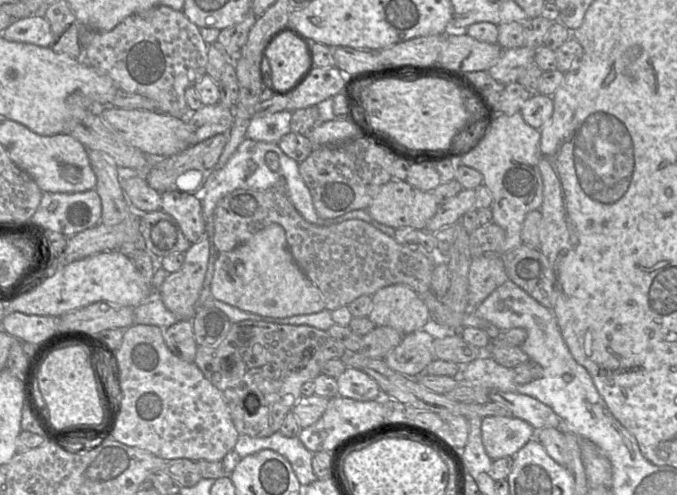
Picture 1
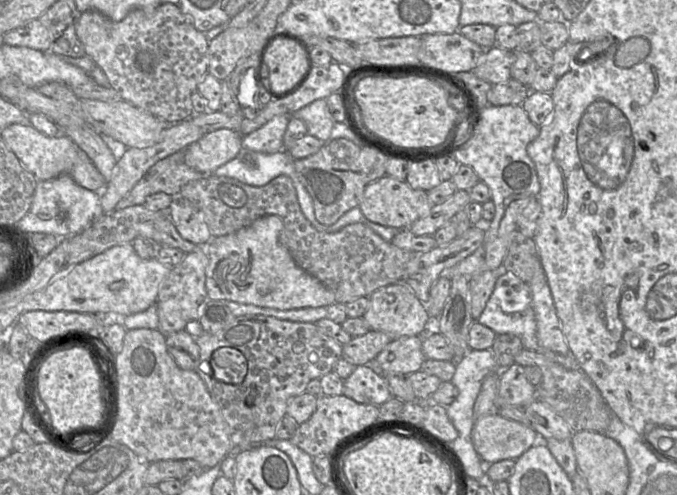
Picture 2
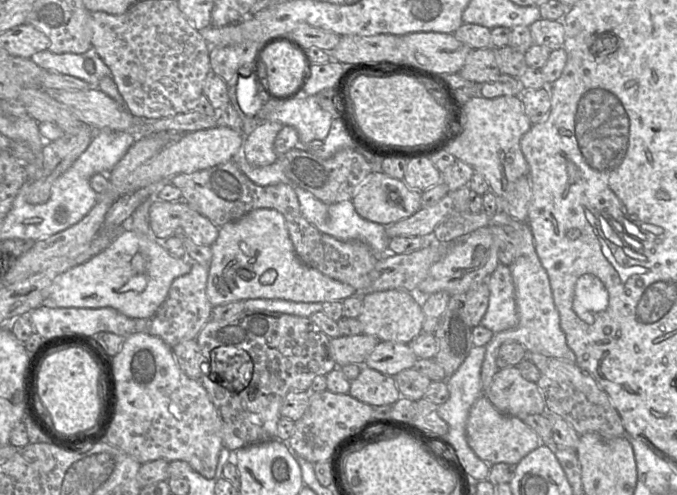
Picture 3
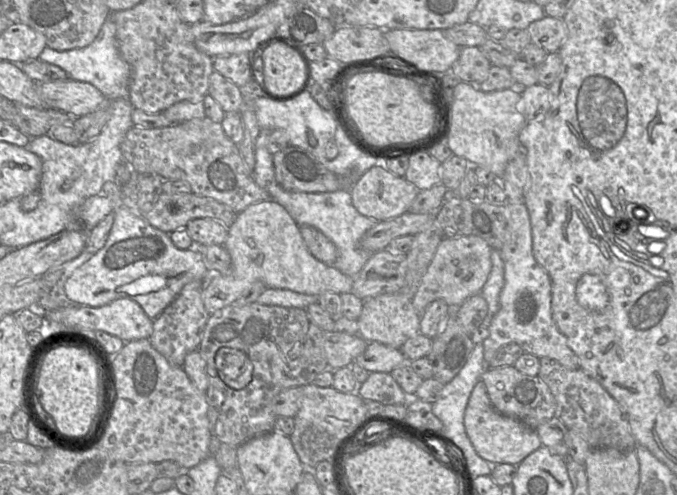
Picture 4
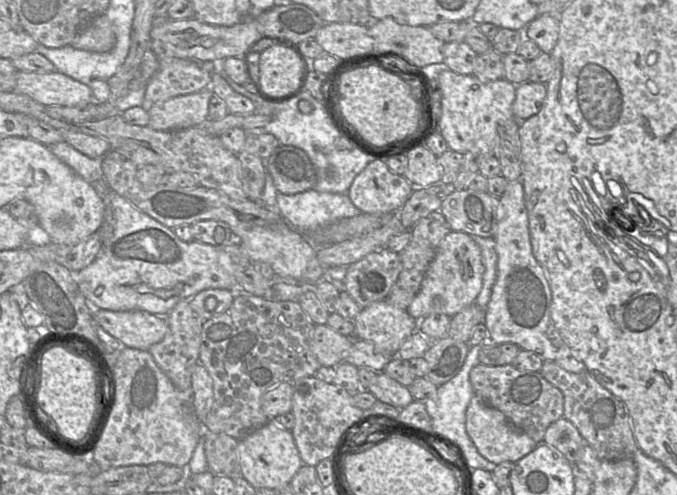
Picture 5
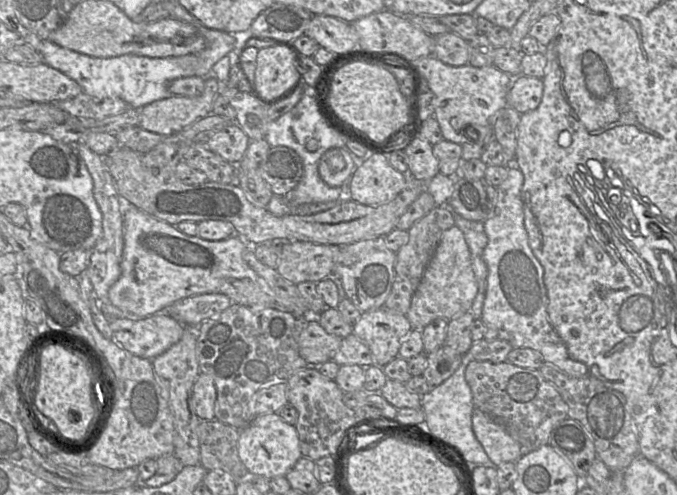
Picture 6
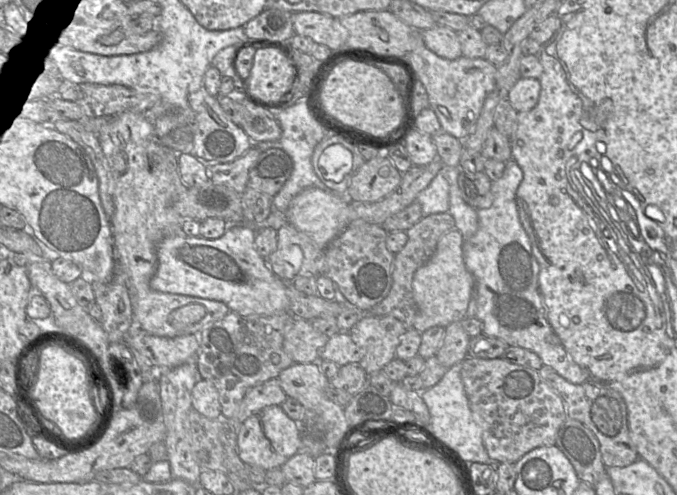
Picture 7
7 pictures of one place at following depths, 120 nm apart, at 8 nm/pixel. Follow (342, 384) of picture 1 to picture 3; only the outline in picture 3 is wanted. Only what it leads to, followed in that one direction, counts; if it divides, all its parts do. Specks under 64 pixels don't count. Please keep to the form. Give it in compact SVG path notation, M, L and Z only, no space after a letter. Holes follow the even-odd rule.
M366 365L357 378L351 381L348 392L357 400L374 406L393 405L401 396L395 377L382 374Z

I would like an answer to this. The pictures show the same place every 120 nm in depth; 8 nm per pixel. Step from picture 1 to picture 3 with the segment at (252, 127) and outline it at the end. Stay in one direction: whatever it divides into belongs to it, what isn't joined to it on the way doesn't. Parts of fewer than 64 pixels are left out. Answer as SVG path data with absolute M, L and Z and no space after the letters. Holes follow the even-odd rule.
M264 121L244 138L242 154L253 166L267 166L278 159L274 141L284 125L277 121Z

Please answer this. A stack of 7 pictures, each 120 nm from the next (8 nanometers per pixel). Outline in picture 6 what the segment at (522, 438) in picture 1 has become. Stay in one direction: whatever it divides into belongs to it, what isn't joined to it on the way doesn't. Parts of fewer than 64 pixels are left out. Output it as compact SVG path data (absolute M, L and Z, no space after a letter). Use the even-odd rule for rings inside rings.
M481 410L472 413L472 429L489 459L496 465L516 462L522 456L522 449L505 429Z

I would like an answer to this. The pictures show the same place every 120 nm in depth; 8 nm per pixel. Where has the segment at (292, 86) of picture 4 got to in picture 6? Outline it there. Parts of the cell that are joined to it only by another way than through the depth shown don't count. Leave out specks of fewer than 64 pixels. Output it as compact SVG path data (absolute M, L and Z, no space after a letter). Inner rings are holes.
M266 46L258 51L254 82L263 97L280 96L297 78L293 53L286 46Z

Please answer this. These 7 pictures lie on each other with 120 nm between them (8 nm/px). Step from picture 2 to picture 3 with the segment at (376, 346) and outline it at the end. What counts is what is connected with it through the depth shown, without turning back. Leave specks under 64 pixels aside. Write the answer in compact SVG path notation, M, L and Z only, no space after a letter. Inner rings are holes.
M364 333L353 336L342 335L330 339L329 351L337 367L347 364L364 365L366 358L379 342L378 338Z

